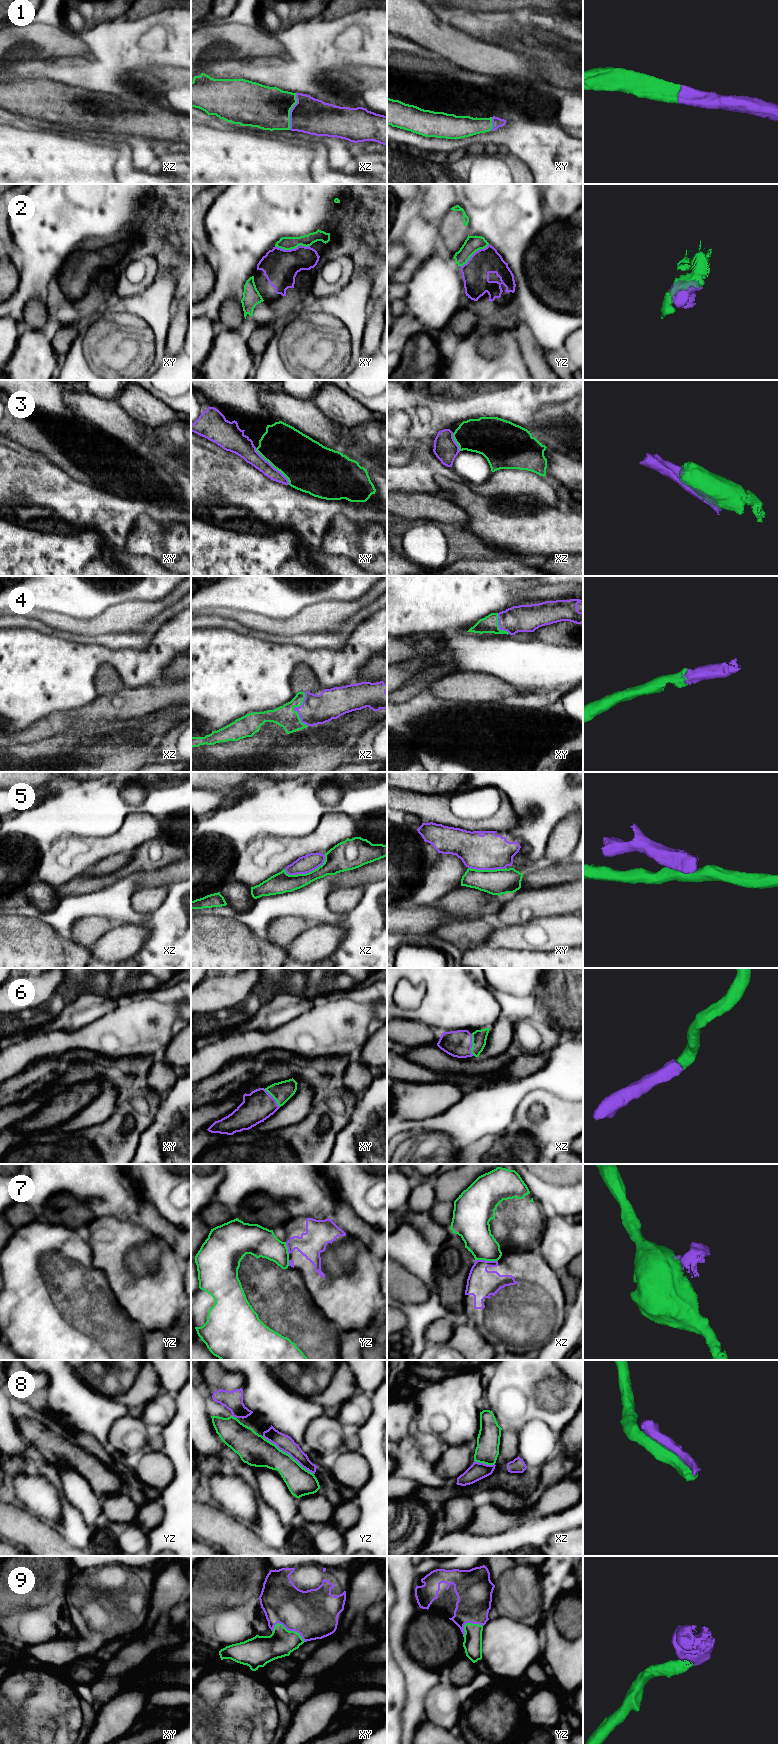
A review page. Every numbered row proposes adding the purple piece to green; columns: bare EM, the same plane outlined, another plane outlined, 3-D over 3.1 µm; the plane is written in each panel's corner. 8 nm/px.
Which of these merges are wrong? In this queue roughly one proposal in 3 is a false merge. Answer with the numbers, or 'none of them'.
5, 7, 8

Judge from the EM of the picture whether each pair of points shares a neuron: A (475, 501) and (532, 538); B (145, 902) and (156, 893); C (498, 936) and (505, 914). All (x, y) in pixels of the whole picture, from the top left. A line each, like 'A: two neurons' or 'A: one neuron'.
A: one neuron
B: one neuron
C: two neurons

